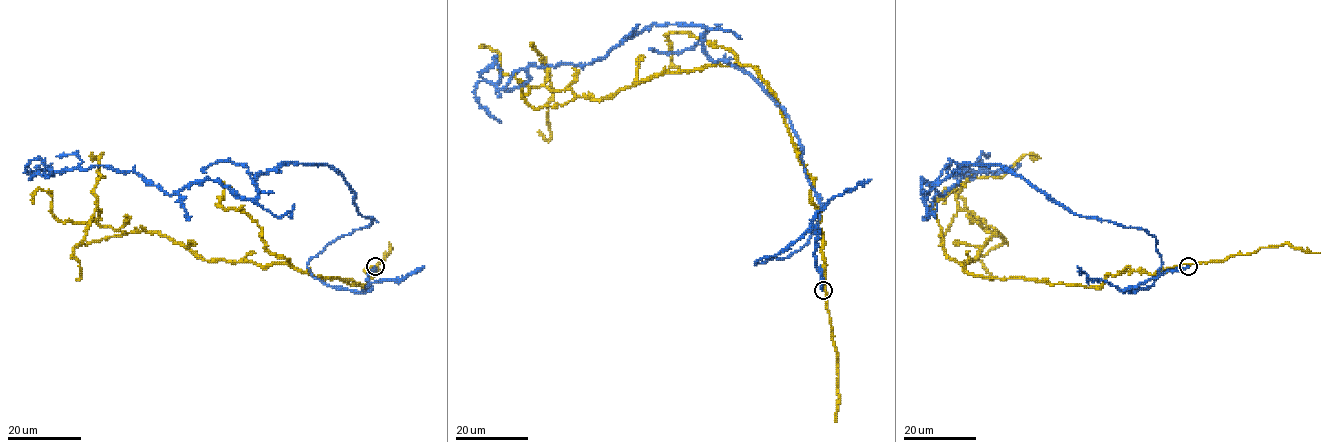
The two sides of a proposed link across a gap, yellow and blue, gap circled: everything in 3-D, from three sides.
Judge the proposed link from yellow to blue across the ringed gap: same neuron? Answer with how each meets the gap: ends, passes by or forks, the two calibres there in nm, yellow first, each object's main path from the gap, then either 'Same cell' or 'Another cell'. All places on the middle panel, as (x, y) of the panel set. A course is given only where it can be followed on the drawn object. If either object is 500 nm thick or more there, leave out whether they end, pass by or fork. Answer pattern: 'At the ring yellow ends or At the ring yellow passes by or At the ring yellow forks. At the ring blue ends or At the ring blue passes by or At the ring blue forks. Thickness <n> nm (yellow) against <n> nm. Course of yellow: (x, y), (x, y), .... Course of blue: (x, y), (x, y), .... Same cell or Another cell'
At the ring yellow passes by. At the ring blue ends. Thickness 240 nm (yellow) against 280 nm. Course of yellow: (824, 290), (813, 178), (753, 67), (654, 74), (587, 99), (549, 89), (543, 57), (550, 137), (539, 131). Course of blue: (822, 290), (816, 228), (755, 263), (799, 251), (820, 199), (787, 113), (702, 25), (480, 80), (500, 123). Another cell

